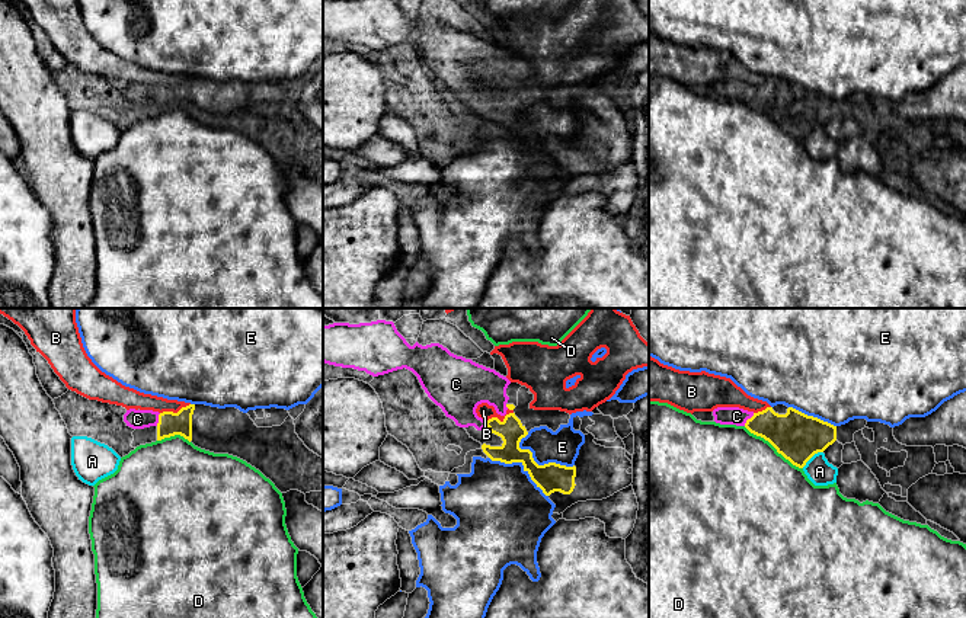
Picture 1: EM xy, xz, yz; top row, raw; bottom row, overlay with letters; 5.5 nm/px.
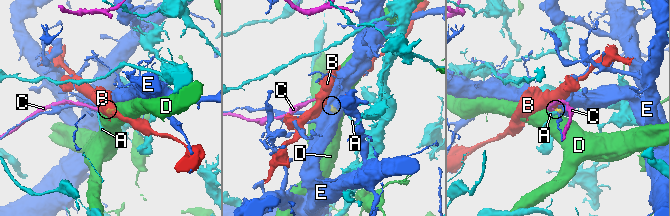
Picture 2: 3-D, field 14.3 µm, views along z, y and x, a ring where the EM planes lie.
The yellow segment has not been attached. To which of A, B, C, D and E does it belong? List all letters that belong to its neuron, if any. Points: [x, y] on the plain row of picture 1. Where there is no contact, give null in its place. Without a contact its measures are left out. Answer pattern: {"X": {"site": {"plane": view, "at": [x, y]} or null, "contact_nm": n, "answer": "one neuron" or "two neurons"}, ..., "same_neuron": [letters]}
{"A": {"site": {"plane": "yz", "at": [812, 130]}, "contact_nm": 150, "answer": "two neurons"}, "B": {"site": {"plane": "xz", "at": [499, 95]}, "contact_nm": 170, "answer": "two neurons"}, "C": {"site": {"plane": "yz", "at": [748, 93]}, "contact_nm": 90, "answer": "one neuron"}, "D": {"site": {"plane": "yz", "at": [773, 119]}, "contact_nm": 400, "answer": "two neurons"}, "E": {"site": {"plane": "xz", "at": [544, 138]}, "contact_nm": 340, "answer": "two neurons"}, "same_neuron": ["C"]}

